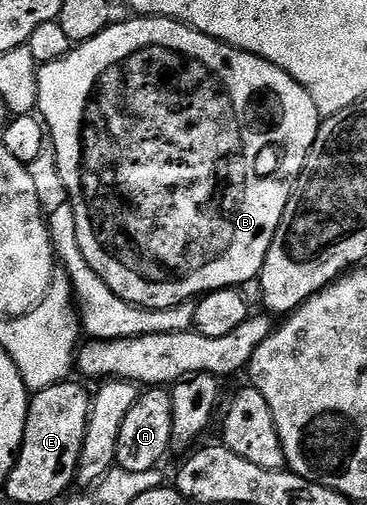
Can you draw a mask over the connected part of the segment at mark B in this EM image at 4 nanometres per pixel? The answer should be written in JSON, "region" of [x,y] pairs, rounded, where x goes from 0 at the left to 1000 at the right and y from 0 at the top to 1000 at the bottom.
{"region":[[[354,32],[346,44],[313,42],[283,63],[272,63],[272,71],[237,83],[210,85],[191,105],[163,119],[112,125],[104,135],[104,206],[98,218],[131,259],[131,281],[142,297],[147,289],[147,321],[158,327],[158,352],[169,358],[172,372],[180,374],[177,390],[196,404],[196,420],[207,420],[207,469],[218,473],[218,499],[229,499],[229,515],[240,515],[240,523],[251,523],[251,531],[275,547],[283,562],[294,562],[294,570],[305,570],[305,578],[316,578],[316,586],[327,586],[341,598],[357,598],[362,606],[390,606],[417,614],[469,610],[480,602],[537,592],[542,586],[572,582],[583,574],[654,570],[670,558],[700,552],[714,539],[714,525],[725,513],[730,491],[741,491],[752,451],[763,451],[774,412],[785,412],[790,378],[807,354],[823,345],[834,311],[861,277],[872,248],[872,228],[861,206],[850,206],[850,190],[839,190],[831,174],[796,150],[785,150],[785,143],[752,135],[752,127],[741,127],[695,107],[646,99],[638,91],[589,79],[534,55],[510,51],[501,44],[480,42],[474,36],[411,36],[406,32]]]}

